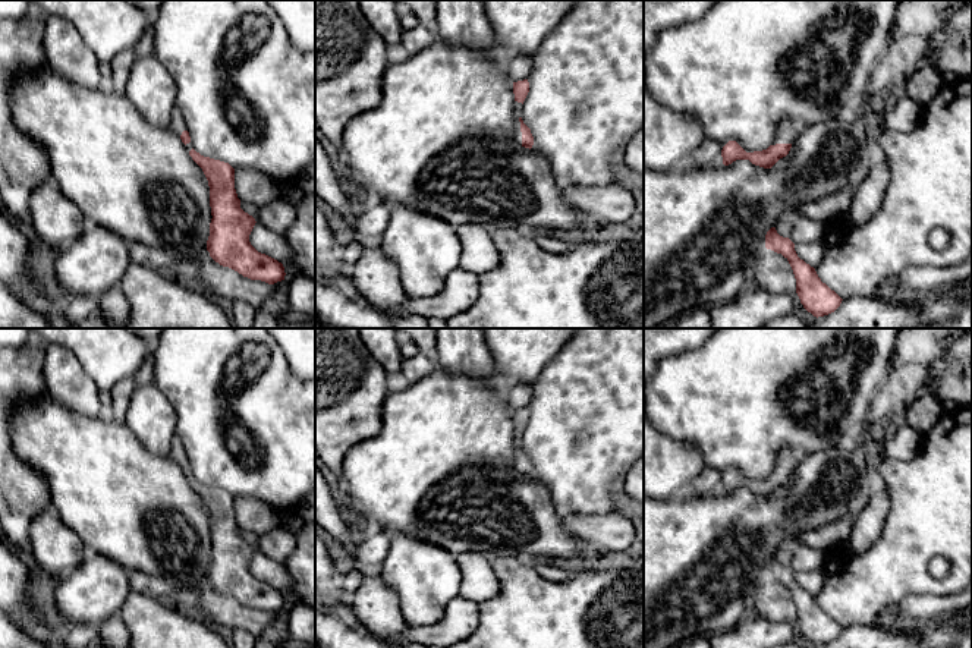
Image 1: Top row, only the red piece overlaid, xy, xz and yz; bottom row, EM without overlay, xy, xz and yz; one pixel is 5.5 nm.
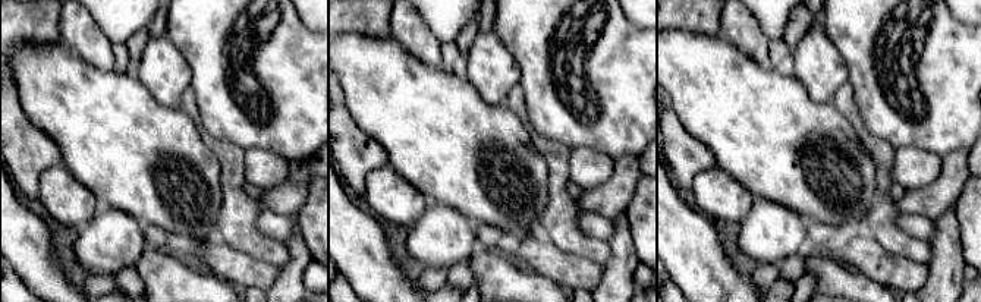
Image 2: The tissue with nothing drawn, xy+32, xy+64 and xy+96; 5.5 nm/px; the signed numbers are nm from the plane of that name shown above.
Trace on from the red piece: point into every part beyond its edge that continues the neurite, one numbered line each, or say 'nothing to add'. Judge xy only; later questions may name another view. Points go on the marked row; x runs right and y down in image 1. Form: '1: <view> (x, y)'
1: xy (178, 125)

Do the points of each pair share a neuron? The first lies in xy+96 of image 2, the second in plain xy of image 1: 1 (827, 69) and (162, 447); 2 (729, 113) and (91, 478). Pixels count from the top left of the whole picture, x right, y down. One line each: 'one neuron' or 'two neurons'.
1: one neuron
2: one neuron

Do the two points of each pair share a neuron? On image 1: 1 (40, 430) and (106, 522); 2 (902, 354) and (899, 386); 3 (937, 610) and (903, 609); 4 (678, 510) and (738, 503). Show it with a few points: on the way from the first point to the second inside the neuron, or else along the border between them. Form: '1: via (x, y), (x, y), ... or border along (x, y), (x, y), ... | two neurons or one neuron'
1: via (63, 453), (106, 499) | one neuron
2: border along (892, 364), (919, 364), (933, 376) | two neurons
3: via (928, 609), (912, 609) | one neuron
4: via (692, 510), (723, 510) | one neuron

